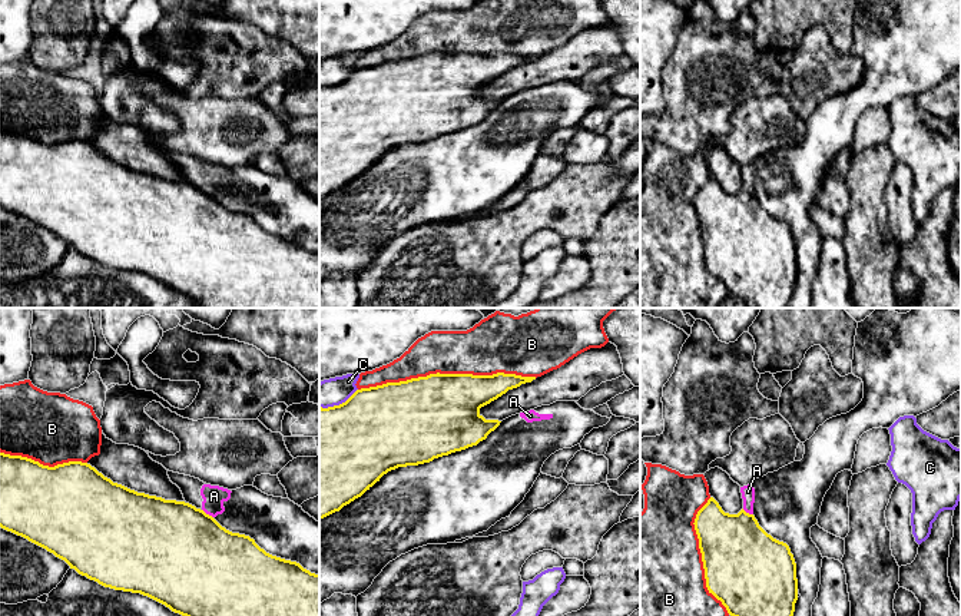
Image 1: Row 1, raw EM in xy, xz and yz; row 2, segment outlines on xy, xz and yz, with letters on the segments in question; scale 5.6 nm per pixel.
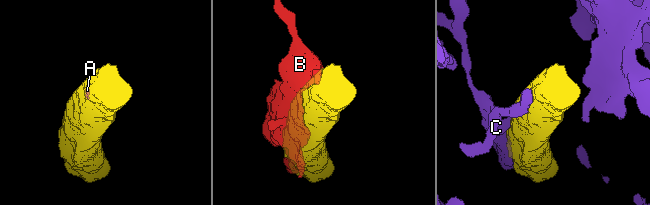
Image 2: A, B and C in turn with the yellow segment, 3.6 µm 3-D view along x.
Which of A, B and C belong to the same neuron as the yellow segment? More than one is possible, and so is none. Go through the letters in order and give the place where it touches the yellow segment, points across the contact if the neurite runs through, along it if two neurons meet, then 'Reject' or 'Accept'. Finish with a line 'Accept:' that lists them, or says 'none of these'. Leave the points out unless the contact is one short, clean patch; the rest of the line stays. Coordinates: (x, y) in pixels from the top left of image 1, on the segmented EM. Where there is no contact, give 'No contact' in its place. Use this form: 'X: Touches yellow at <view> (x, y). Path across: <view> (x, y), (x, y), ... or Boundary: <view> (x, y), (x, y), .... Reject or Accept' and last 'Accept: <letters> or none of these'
A: Touches yellow at xy (208, 515). Boundary: xy (202, 509), (212, 517). Reject
B: Touches yellow at xz (447, 374). Reject
C: Touches yellow at xz (340, 404). Reject
Accept: none of these

